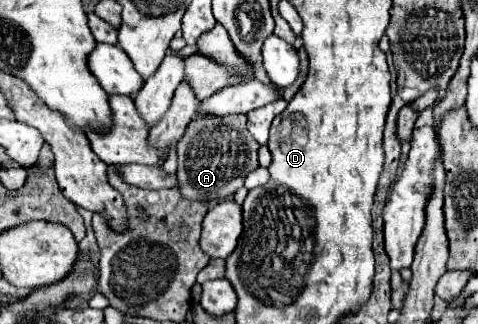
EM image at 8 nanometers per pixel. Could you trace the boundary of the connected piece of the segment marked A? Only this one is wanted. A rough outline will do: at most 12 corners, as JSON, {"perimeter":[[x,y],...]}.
{"perimeter":[[245,114],[201,116],[177,144],[189,200],[235,194],[259,168]]}

